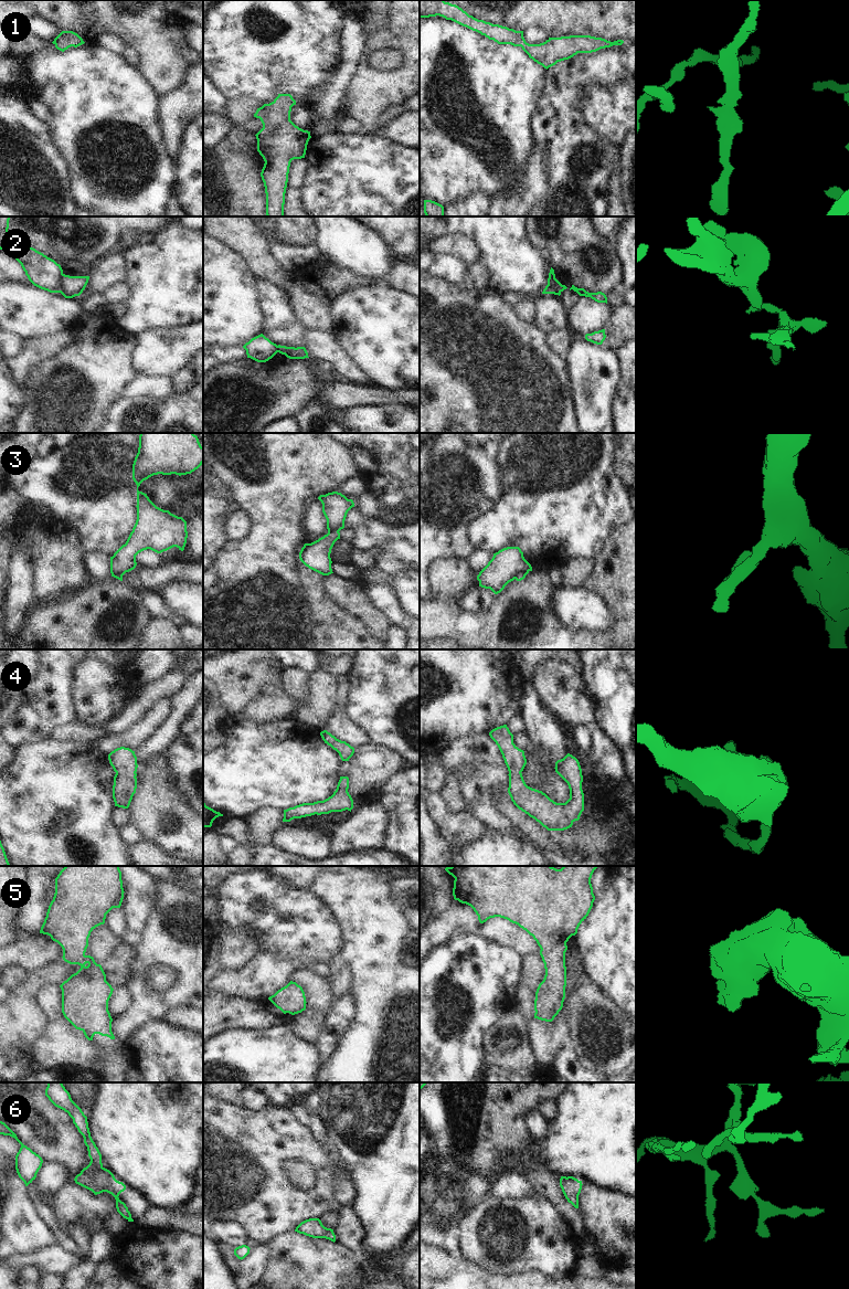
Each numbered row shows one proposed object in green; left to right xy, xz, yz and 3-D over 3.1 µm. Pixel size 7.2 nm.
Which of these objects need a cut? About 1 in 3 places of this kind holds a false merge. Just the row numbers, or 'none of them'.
2, 3

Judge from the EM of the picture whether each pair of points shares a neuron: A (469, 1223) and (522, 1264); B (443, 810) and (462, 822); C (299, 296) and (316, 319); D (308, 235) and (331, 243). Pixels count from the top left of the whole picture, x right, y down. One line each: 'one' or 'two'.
A: one
B: one
C: one
D: two

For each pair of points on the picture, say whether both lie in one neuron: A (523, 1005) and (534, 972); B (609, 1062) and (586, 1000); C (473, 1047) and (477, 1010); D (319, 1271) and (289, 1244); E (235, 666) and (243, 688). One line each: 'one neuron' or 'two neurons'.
A: one neuron
B: one neuron
C: one neuron
D: one neuron
E: one neuron

